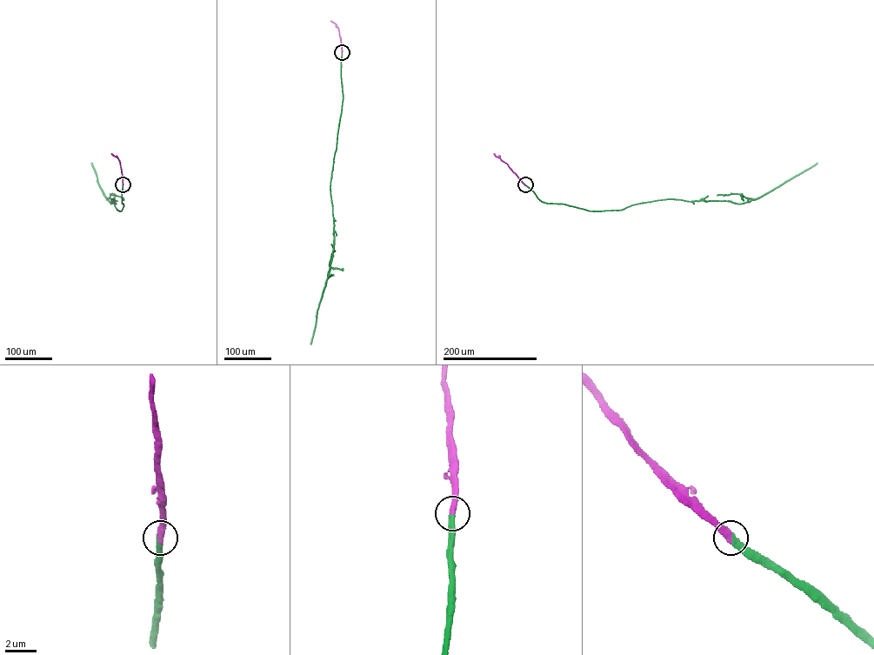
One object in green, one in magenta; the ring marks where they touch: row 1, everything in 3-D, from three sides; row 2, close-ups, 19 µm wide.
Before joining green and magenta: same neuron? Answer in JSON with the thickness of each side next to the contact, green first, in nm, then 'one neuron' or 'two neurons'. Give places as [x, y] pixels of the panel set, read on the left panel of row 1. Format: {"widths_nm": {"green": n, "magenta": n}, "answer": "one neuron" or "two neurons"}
{"widths_nm": {"green": 400, "magenta": 440}, "answer": "one neuron"}

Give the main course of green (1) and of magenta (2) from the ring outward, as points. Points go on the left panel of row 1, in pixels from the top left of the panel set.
1: (123, 184), (123, 206), (119, 210), (110, 200), (115, 200), (111, 203), (103, 195), (91, 163)
2: (123, 184), (119, 160), (111, 153)

